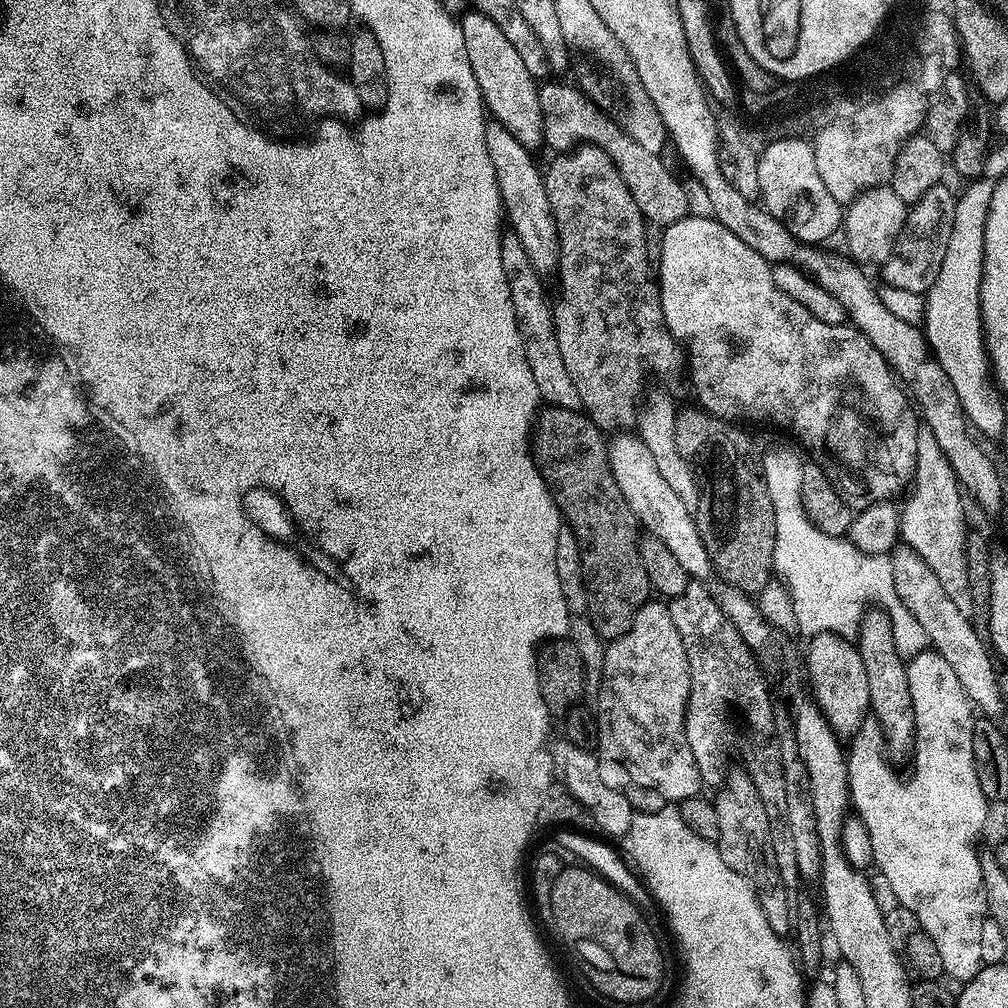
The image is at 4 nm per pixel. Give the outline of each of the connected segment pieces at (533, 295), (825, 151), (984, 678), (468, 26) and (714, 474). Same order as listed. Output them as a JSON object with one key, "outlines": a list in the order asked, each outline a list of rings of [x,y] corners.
{"outlines":[[[[508,230],[501,235],[500,257],[502,270],[506,270],[514,318],[518,322],[526,362],[530,366],[530,374],[534,374],[534,386],[538,386],[541,401],[548,406],[581,411],[578,386],[574,386],[574,378],[570,378],[570,370],[566,370],[566,362],[562,362],[562,350],[558,350],[556,327],[552,321],[553,305],[550,300],[548,304],[544,284],[540,281],[543,280],[541,273],[530,266],[530,258],[526,258],[526,250],[522,250],[522,242],[518,242],[516,232]]],[[[900,88],[900,92],[892,92],[875,103],[850,105],[833,120],[825,120],[815,129],[816,137],[810,140],[814,163],[818,165],[818,174],[826,190],[834,194],[841,206],[851,204],[865,189],[891,181],[894,162],[906,141],[923,129],[928,106],[920,96],[912,96],[908,88]]],[[[908,545],[895,547],[889,557],[893,571],[894,590],[899,600],[910,614],[921,623],[922,630],[928,636],[931,647],[950,662],[954,674],[958,674],[958,682],[966,690],[968,699],[977,709],[980,708],[985,717],[1000,718],[1004,712],[1004,698],[1000,694],[1000,684],[996,681],[996,668],[992,665],[991,651],[986,651],[979,631],[973,627],[967,613],[954,605],[938,576],[930,570],[930,566],[922,560]]],[[[469,11],[460,20],[462,38],[466,38],[466,54],[470,57],[470,70],[474,70],[474,78],[478,78],[480,93],[484,99],[484,107],[491,119],[497,124],[506,126],[522,146],[536,150],[544,144],[544,115],[540,105],[540,90],[537,77],[526,70],[526,62],[514,50],[510,38],[502,34],[498,22],[486,18],[481,12]]],[[[699,406],[681,407],[676,413],[676,445],[682,458],[688,460],[696,474],[696,484],[700,487],[698,510],[694,513],[696,529],[700,531],[702,546],[710,558],[715,575],[720,575],[726,583],[740,594],[759,594],[774,580],[774,546],[776,545],[776,523],[774,506],[766,490],[761,469],[752,461],[752,440],[740,428],[735,428],[731,419],[713,416]]]]}

